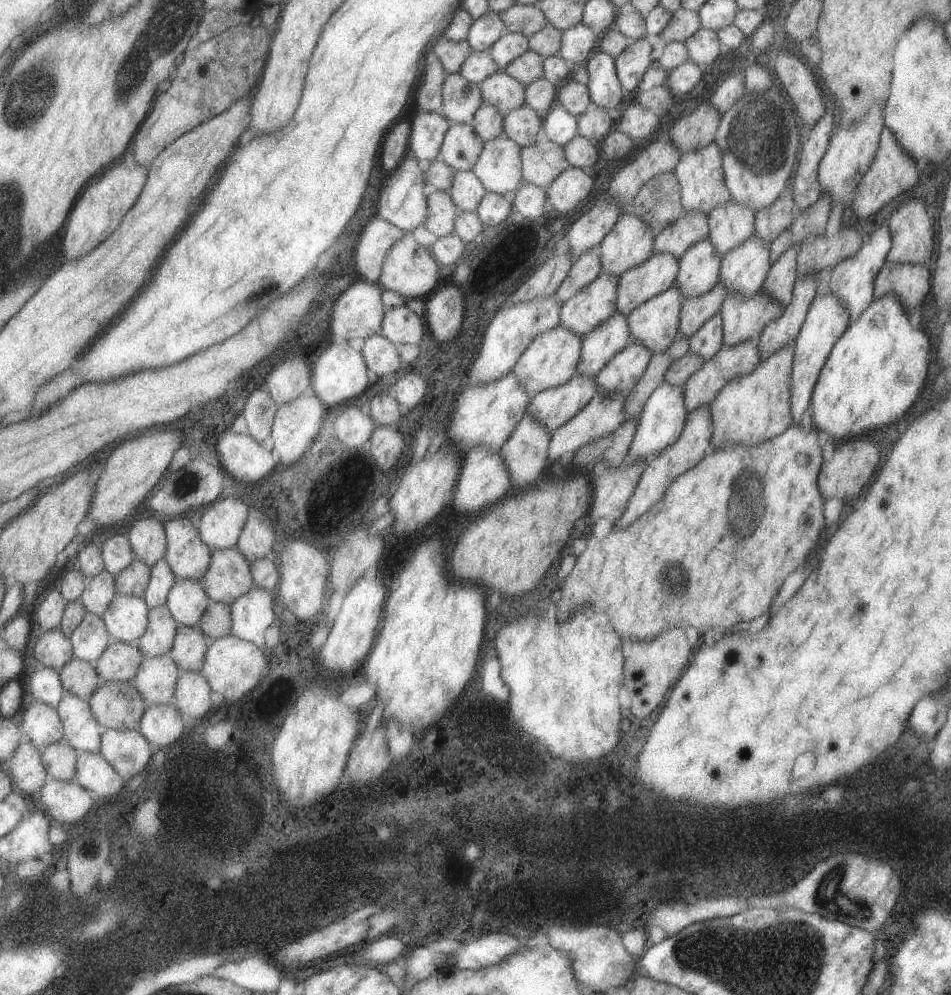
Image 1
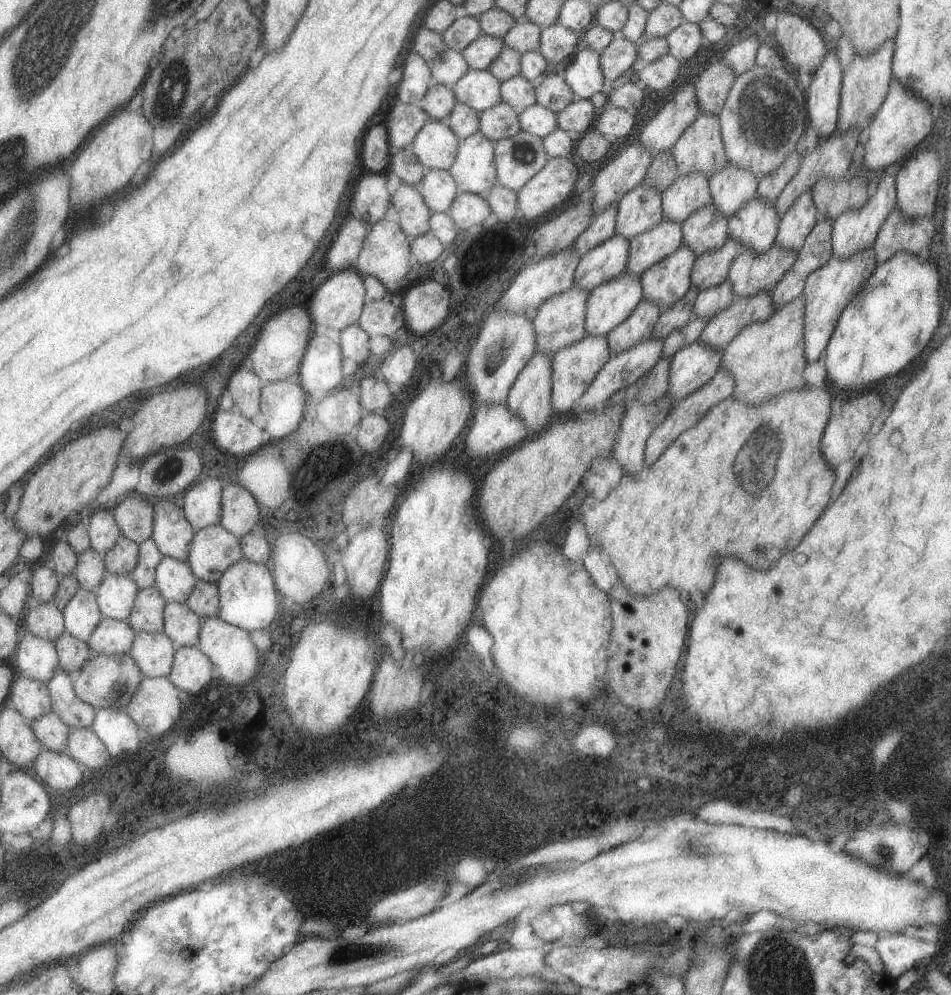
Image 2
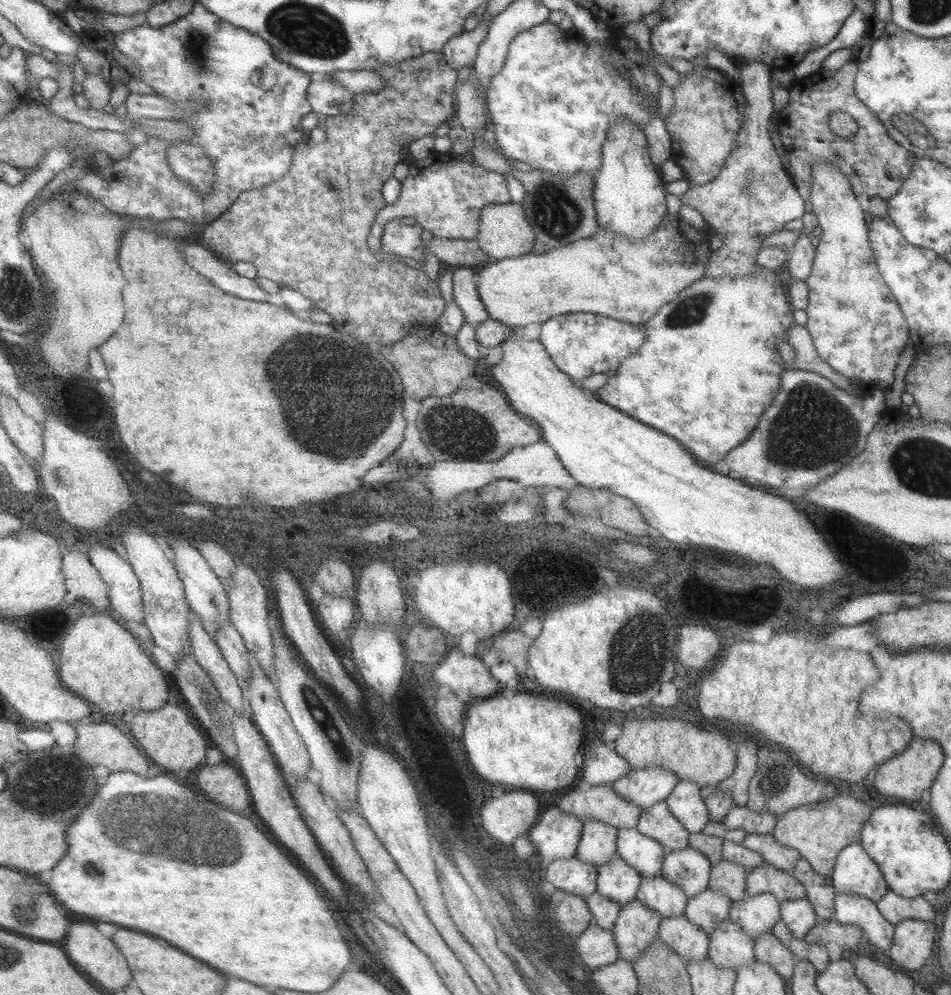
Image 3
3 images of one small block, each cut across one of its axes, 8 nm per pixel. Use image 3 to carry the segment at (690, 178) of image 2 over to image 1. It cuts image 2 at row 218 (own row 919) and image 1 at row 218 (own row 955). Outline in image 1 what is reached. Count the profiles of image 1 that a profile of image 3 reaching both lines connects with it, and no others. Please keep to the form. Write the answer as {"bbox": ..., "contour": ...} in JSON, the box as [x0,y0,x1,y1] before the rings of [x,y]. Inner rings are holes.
{"bbox":[655,212,709,258],"contour":[[[685,212],[679,220],[665,226],[655,236],[655,254],[673,254],[681,258],[687,248],[709,236],[709,216],[703,212]]]}

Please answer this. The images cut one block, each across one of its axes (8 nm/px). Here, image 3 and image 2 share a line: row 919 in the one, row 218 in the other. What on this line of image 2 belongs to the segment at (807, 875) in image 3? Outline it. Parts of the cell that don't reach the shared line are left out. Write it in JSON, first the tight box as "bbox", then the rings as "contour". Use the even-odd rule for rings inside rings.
{"bbox":[771,216,833,308],"contour":[[[819,216],[809,236],[805,238],[803,246],[797,250],[795,262],[771,290],[771,300],[775,308],[781,308],[799,298],[805,290],[807,276],[831,260],[833,256],[831,232],[833,232],[833,220],[829,216]]]}

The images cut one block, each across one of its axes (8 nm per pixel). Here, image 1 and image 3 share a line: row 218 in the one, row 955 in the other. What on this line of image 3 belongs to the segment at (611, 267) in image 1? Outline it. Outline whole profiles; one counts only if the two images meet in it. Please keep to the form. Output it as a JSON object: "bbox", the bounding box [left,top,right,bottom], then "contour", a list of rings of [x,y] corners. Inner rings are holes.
{"bbox":[613,900,663,964],"contour":[[[641,900],[623,906],[617,928],[613,930],[619,944],[621,960],[631,960],[633,964],[641,960],[651,942],[657,938],[661,922],[663,918],[659,916],[659,912],[647,908],[647,904],[643,904]]]}

